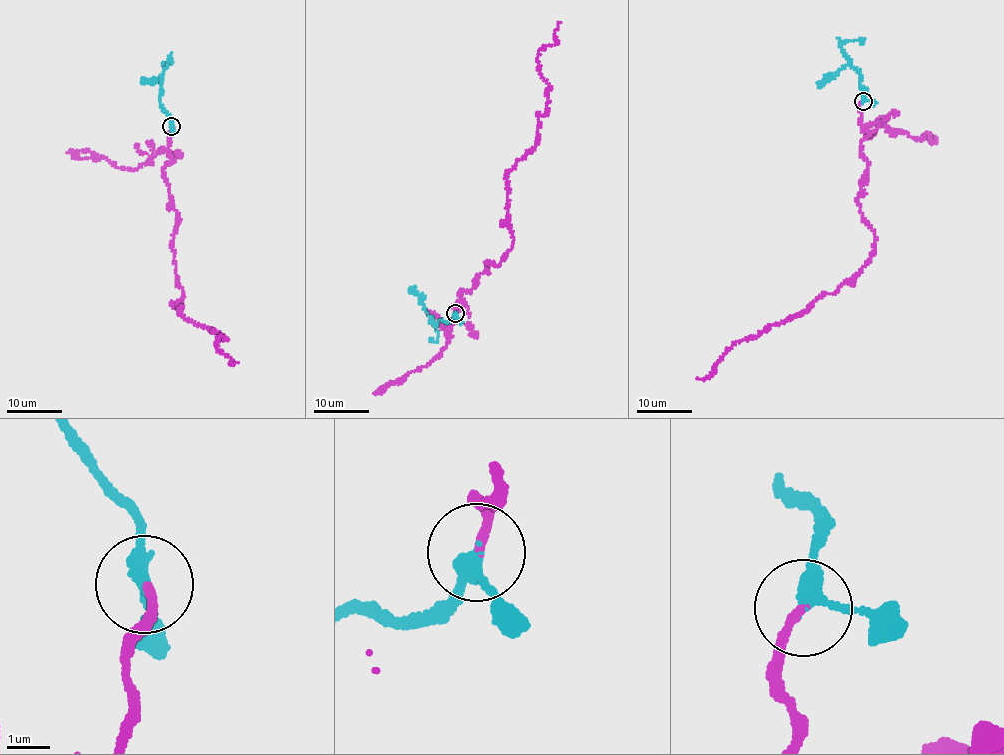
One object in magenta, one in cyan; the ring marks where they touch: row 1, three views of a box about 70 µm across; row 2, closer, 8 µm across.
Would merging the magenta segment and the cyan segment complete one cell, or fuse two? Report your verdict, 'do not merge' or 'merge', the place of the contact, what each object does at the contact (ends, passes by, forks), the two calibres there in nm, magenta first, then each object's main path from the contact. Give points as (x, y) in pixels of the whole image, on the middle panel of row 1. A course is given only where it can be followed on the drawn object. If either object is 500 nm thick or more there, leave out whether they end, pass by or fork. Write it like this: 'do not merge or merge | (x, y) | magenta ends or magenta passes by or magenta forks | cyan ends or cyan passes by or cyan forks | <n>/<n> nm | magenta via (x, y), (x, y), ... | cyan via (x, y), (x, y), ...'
merge | (455, 313) | magenta ends | cyan passes by | 190/280 nm | magenta via (455, 313), (461, 290), (513, 247), (508, 172), (536, 146), (548, 84), (537, 60), (558, 23) | cyan via (455, 313), (450, 321), (439, 321), (435, 325), (430, 320), (432, 319), (438, 340), (429, 338)

